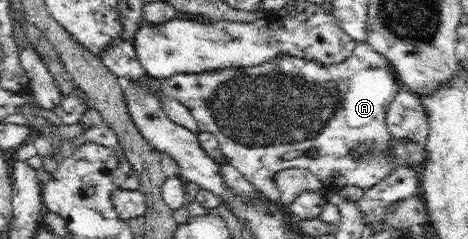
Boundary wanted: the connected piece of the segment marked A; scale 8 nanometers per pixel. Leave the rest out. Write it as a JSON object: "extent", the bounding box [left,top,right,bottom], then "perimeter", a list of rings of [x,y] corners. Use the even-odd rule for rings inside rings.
{"extent":[162,40,404,203],"perimeter":[[[365,40],[358,42],[353,49],[353,52],[342,63],[323,65],[319,61],[305,60],[301,57],[293,55],[279,55],[273,58],[272,61],[264,62],[263,64],[250,67],[233,67],[217,69],[216,71],[207,71],[200,73],[177,73],[171,77],[162,79],[164,88],[173,98],[176,98],[183,106],[186,106],[193,118],[197,121],[198,132],[211,132],[218,140],[221,152],[227,163],[232,164],[253,186],[259,191],[262,199],[268,202],[278,203],[279,191],[277,183],[275,183],[275,174],[281,172],[283,168],[303,168],[312,172],[321,182],[323,190],[333,190],[339,193],[342,187],[357,186],[361,189],[369,189],[377,182],[381,182],[393,169],[391,165],[391,157],[387,155],[387,148],[391,146],[391,140],[394,136],[389,132],[386,123],[386,114],[395,98],[395,95],[404,87],[391,68],[390,62],[382,54],[375,52],[373,47]],[[351,151],[360,154],[356,159],[351,155]]]}

